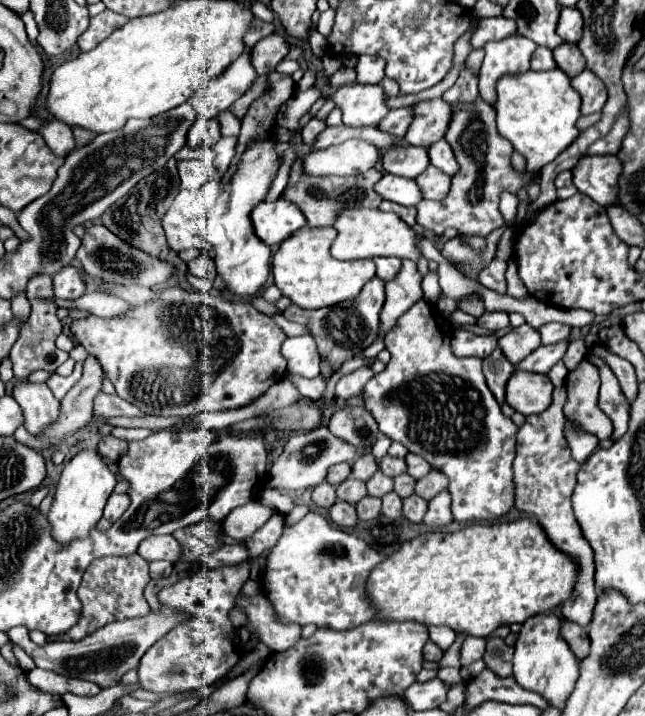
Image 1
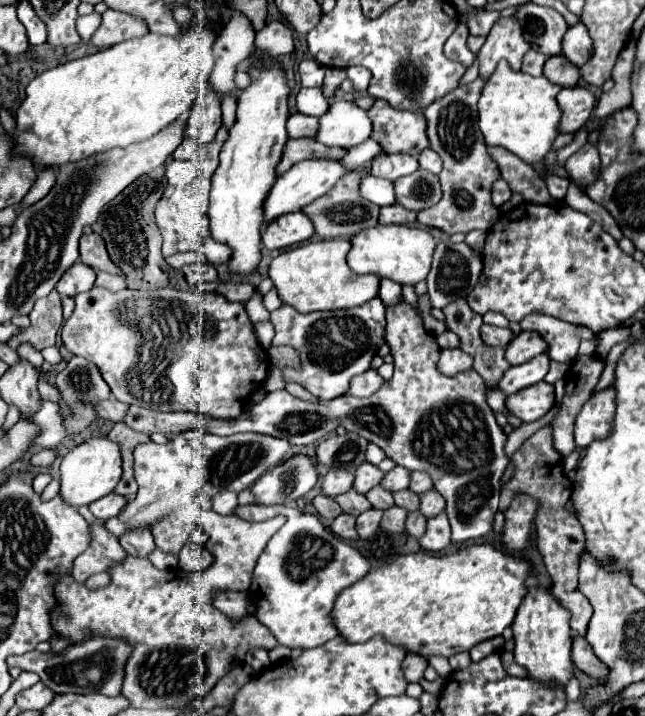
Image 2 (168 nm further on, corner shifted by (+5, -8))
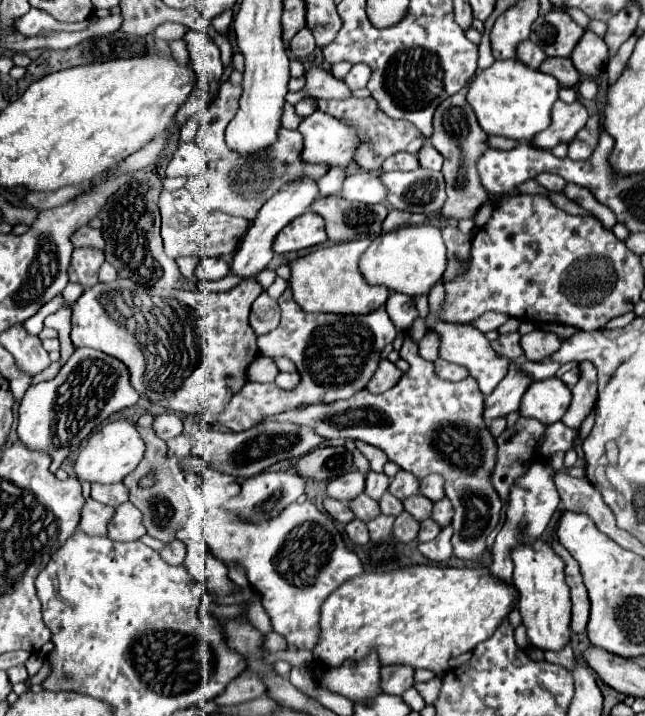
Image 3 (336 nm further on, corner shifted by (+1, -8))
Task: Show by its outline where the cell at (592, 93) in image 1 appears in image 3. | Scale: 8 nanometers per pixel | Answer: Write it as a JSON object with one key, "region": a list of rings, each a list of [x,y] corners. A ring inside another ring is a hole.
{"region":[[[561,99],[555,101],[553,105],[553,113],[551,113],[551,127],[547,127],[547,131],[541,131],[535,137],[535,147],[543,147],[543,149],[551,149],[557,143],[569,143],[577,131],[581,131],[589,119],[587,109],[581,101],[575,103],[565,103]]]}

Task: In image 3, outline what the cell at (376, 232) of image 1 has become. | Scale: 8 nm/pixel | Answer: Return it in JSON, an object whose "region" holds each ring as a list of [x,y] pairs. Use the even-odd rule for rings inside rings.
{"region":[[[435,225],[399,227],[389,233],[381,233],[373,239],[367,253],[359,259],[361,275],[371,285],[383,285],[389,291],[405,295],[427,295],[429,287],[437,283],[445,271],[445,243],[441,229]]]}

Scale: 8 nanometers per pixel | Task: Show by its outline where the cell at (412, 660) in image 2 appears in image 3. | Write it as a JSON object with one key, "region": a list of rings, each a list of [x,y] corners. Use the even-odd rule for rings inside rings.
{"region":[[[383,667],[381,689],[391,695],[401,695],[415,683],[415,669],[411,667]]]}

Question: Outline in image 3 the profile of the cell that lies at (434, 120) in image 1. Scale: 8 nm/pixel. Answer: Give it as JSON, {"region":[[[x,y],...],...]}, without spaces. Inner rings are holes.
{"region":[[[349,97],[349,99],[343,99],[343,101],[327,101],[327,99],[319,99],[319,109],[325,111],[325,113],[331,113],[335,117],[343,117],[347,119],[351,125],[357,127],[359,131],[359,137],[361,137],[361,147],[359,151],[355,153],[355,163],[367,171],[377,171],[381,167],[381,163],[397,153],[397,151],[407,151],[407,153],[417,153],[423,143],[425,143],[425,137],[419,133],[419,129],[409,123],[409,121],[397,121],[397,119],[391,119],[387,117],[379,105],[375,103],[373,97],[367,97],[367,99],[357,99],[357,97]]]}

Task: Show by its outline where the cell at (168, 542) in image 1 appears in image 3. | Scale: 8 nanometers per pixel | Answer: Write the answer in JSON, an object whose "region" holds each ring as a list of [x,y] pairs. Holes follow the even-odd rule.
{"region":[[[125,503],[115,509],[115,515],[109,523],[109,537],[113,541],[119,541],[119,543],[139,541],[145,533],[147,529],[141,523],[141,511],[135,505]]]}

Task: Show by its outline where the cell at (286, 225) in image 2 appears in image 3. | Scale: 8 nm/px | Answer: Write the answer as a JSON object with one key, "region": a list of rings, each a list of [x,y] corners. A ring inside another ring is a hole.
{"region":[[[303,213],[301,217],[293,219],[289,225],[285,225],[279,235],[275,237],[273,251],[275,253],[289,253],[307,249],[313,245],[319,245],[327,241],[323,219],[317,213]]]}

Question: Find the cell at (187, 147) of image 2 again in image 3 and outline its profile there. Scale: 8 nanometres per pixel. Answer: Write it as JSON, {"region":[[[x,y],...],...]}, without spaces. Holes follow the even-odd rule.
{"region":[[[191,117],[191,119],[183,125],[183,129],[181,129],[181,133],[179,133],[179,139],[181,139],[181,141],[195,141],[195,133],[197,133],[197,119]]]}

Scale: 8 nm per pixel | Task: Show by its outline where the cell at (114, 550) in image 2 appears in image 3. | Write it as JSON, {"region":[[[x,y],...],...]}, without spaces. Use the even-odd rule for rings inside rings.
{"region":[[[87,499],[85,507],[81,511],[79,529],[87,535],[93,535],[93,537],[105,537],[111,515],[113,515],[111,507],[101,507],[101,503],[95,503],[93,499]]]}

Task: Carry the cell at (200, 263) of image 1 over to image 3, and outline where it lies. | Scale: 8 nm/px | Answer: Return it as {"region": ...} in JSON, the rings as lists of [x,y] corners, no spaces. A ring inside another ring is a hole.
{"region":[[[201,259],[195,277],[197,281],[209,281],[209,279],[221,279],[229,273],[229,265],[225,259]]]}

